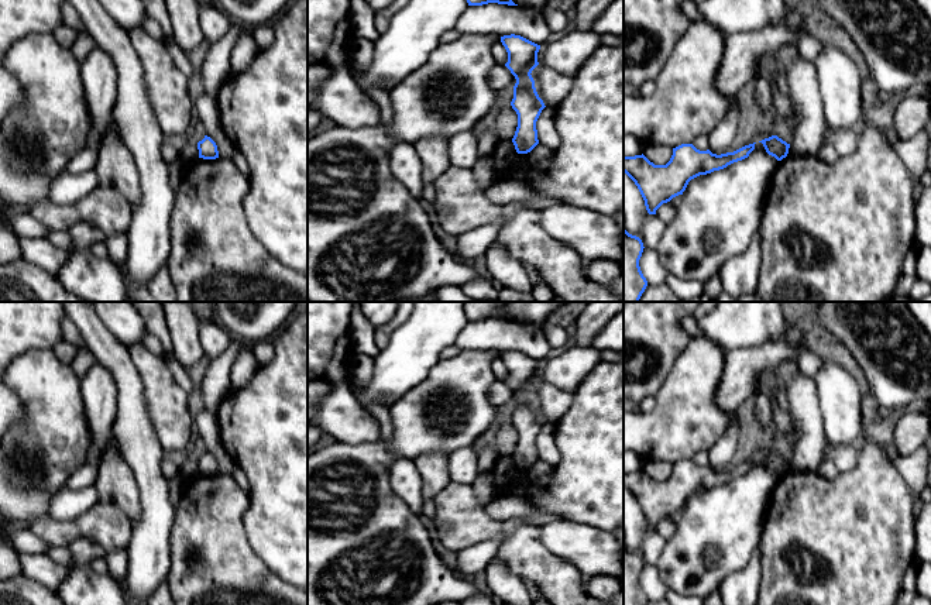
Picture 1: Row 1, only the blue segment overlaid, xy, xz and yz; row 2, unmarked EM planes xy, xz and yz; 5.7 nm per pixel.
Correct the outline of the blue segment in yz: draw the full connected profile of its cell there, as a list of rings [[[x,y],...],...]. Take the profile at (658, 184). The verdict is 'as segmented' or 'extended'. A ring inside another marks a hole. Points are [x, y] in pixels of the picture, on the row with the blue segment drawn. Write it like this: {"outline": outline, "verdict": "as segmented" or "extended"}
{"outline": [[[681,144],[673,148],[673,155],[666,165],[655,165],[643,154],[623,157],[623,172],[638,186],[647,213],[656,214],[663,203],[683,195],[691,179],[748,158],[755,144],[721,155],[710,149],[700,151],[693,144]]], "verdict": "as segmented"}

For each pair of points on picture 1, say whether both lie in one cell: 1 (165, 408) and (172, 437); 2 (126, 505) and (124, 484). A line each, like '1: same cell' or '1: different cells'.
1: same cell
2: same cell

